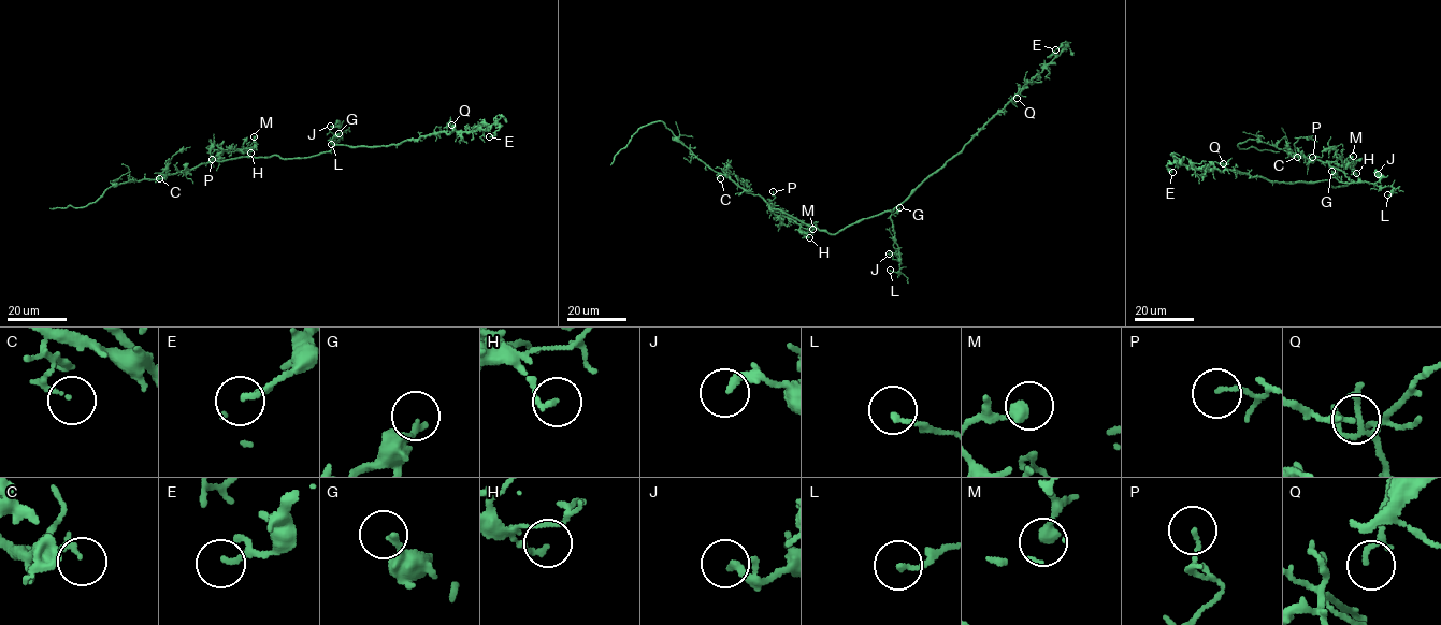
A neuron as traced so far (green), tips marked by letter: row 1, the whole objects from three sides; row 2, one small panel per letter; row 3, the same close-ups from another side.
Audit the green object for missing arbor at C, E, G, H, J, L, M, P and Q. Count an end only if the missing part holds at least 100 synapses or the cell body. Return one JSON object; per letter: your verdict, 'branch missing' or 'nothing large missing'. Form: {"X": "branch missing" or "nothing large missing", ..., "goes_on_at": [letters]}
{"C": "nothing large missing", "E": "nothing large missing", "G": "nothing large missing", "H": "nothing large missing", "J": "nothing large missing", "L": "nothing large missing", "M": "nothing large missing", "P": "nothing large missing", "Q": "nothing large missing", "goes_on_at": []}

